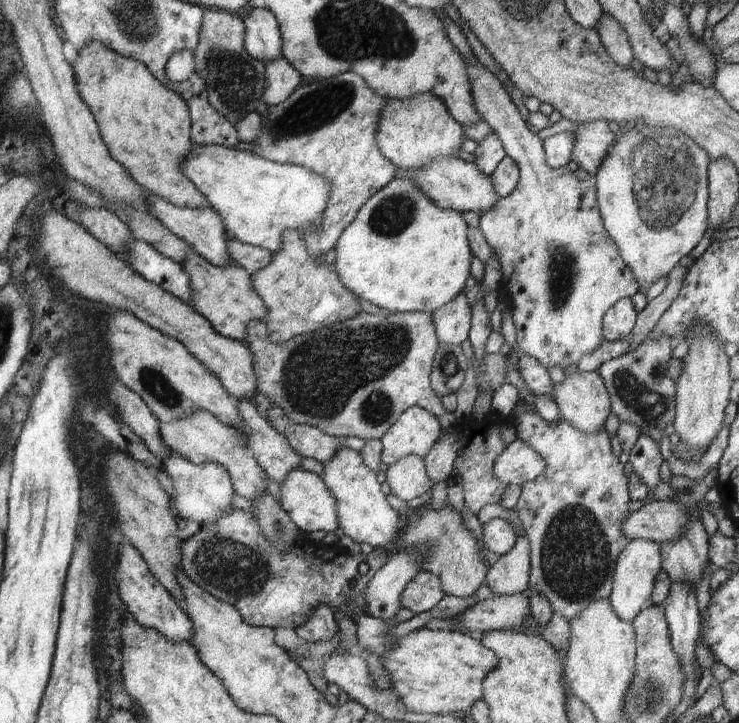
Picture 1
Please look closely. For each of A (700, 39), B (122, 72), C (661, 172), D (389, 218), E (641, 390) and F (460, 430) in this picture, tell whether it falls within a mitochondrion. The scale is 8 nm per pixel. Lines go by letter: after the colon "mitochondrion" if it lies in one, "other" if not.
A: other
B: other
C: mitochondrion
D: mitochondrion
E: mitochondrion
F: other

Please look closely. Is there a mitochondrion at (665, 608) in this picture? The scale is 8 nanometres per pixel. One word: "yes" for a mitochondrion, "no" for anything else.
no

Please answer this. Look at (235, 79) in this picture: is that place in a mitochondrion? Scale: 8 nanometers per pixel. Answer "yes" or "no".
yes

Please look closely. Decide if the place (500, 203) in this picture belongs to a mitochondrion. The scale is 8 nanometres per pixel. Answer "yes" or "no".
no

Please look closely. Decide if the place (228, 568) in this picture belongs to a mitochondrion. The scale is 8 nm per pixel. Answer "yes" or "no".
yes

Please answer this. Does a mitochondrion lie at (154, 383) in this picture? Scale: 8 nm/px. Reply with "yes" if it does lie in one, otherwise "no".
yes

